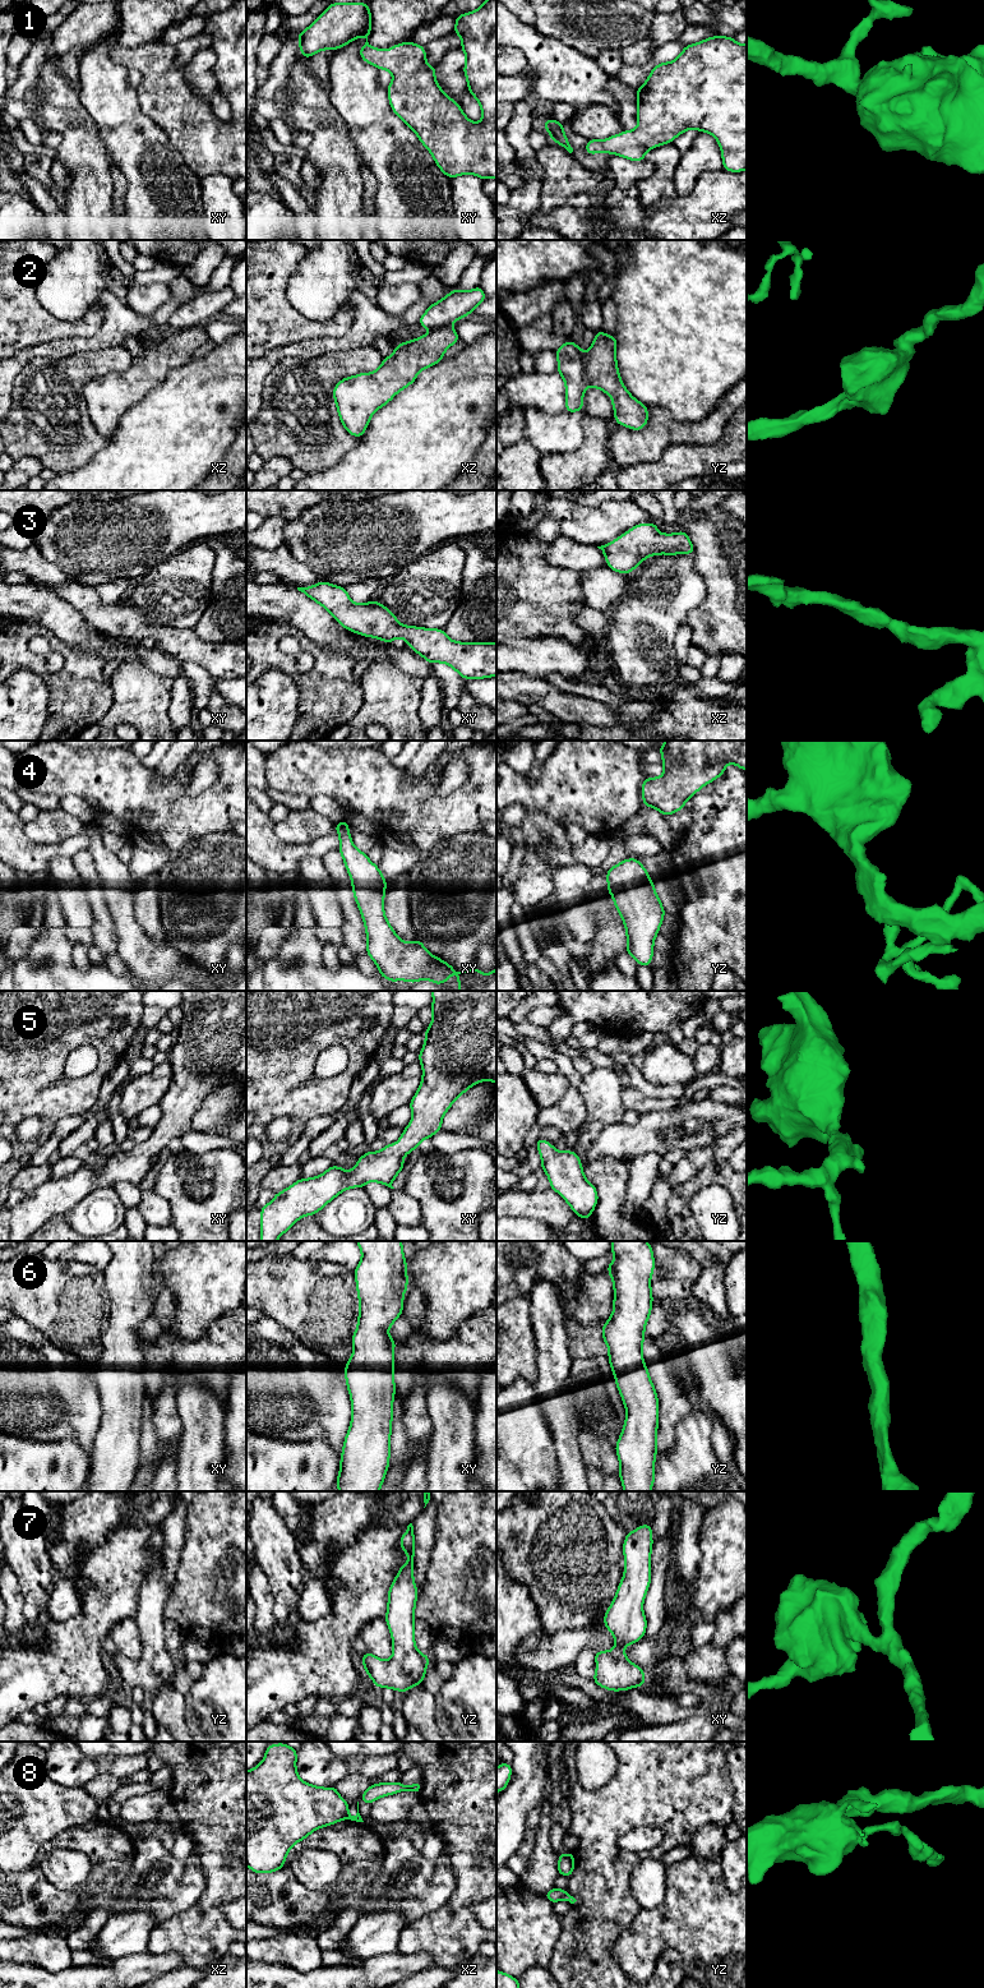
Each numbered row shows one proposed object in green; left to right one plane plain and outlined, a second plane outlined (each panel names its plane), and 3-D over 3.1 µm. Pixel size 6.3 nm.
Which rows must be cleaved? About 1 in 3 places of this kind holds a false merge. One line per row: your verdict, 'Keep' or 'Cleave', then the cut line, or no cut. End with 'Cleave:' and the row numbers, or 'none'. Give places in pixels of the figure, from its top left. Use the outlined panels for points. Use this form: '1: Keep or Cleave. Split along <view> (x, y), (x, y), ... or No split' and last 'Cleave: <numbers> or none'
1: Keep. No split
2: Cleave. Split along yz (583, 354), (585, 378), (588, 384)
3: Keep. No split
4: Keep. No split
5: Keep. No split
6: Keep. No split
7: Keep. No split
8: Cleave. Split along xz (347, 1813), (346, 1818)
Cleave: 2, 8

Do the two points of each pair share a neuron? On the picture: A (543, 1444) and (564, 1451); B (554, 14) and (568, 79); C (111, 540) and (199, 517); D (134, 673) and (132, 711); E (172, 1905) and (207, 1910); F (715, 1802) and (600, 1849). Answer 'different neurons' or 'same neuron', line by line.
A: different neurons
B: different neurons
C: same neuron
D: same neuron
E: different neurons
F: same neuron

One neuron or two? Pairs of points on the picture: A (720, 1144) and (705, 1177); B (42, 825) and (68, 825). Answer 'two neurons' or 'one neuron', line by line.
A: two neurons
B: one neuron

